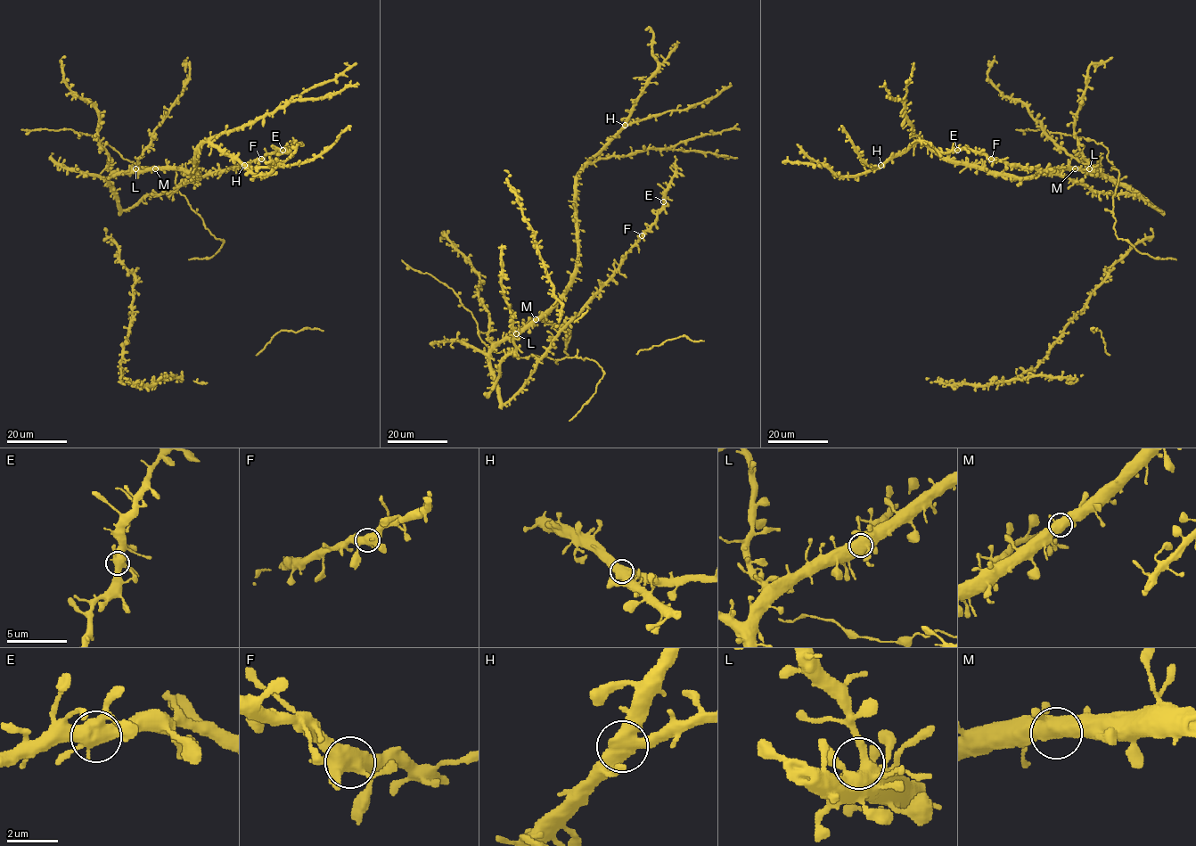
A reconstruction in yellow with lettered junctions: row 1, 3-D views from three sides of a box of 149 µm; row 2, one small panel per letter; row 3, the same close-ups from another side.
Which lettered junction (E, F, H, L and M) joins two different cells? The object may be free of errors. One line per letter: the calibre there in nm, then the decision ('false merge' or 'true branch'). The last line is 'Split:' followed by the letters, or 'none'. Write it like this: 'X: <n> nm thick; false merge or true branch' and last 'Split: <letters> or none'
E: 500 nm thick; true branch
F: 480 nm thick; true branch
H: 500 nm thick; true branch
L: 440 nm thick; true branch
M: 480 nm thick; true branch
Split: none

